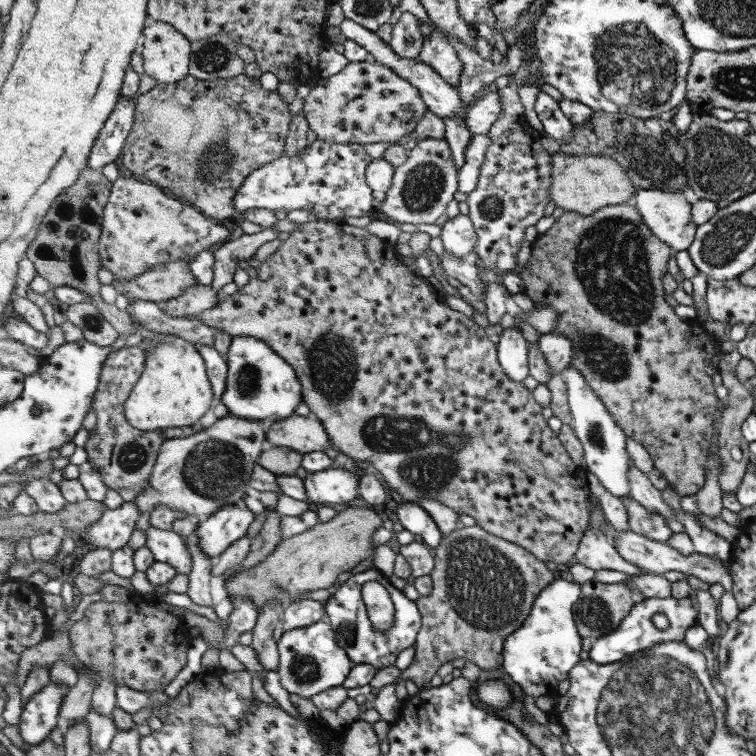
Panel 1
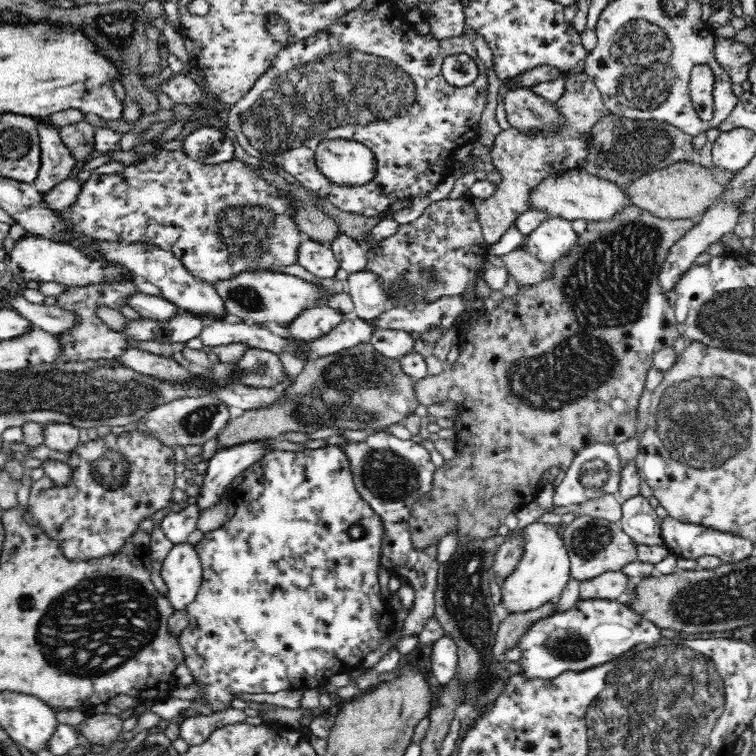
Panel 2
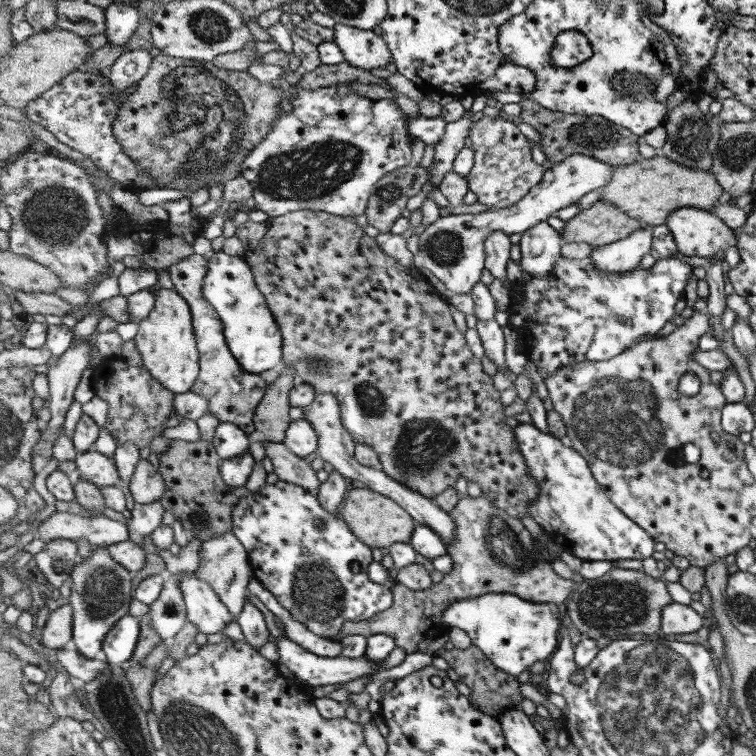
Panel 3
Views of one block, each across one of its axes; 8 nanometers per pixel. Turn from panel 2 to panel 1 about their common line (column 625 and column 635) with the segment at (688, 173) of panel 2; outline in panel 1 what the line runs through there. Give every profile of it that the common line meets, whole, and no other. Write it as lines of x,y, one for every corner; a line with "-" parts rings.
561,151
555,153
554,187
550,198
551,203
564,212
591,216
609,206
631,204
638,189
622,164
609,155
571,156

